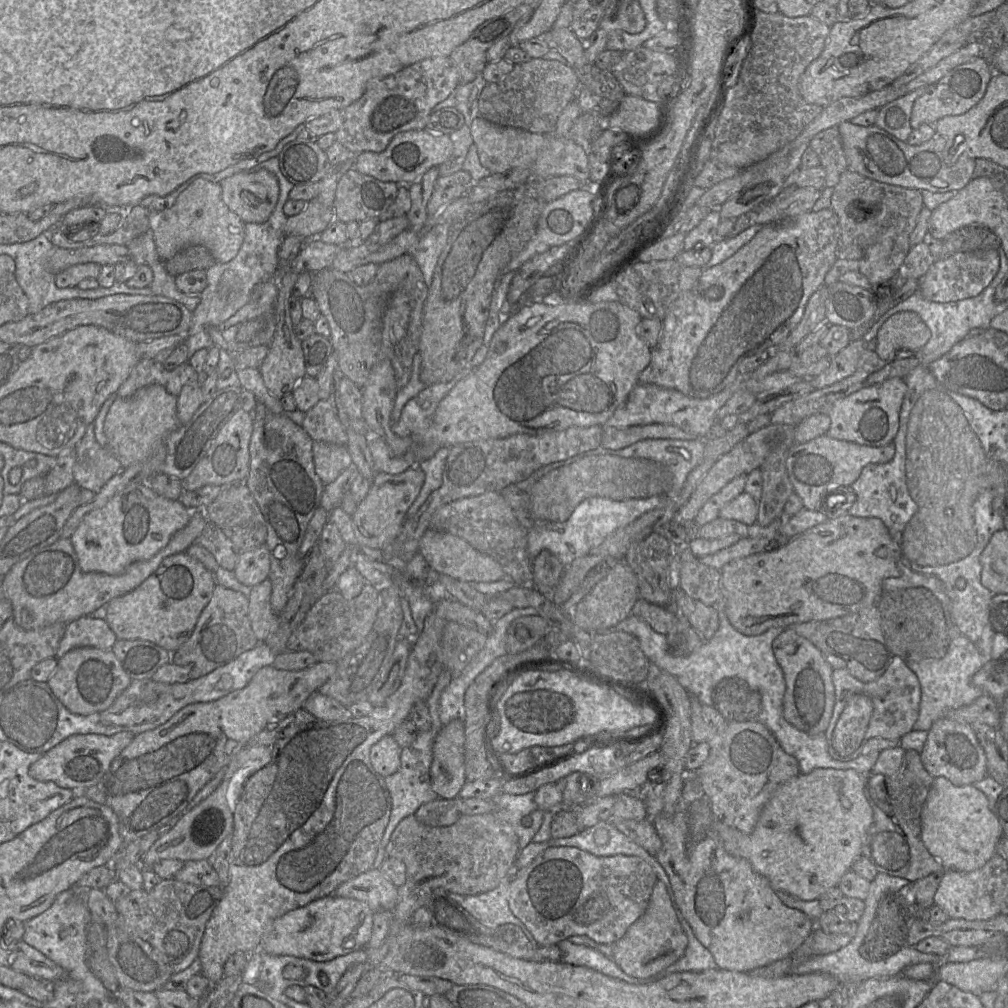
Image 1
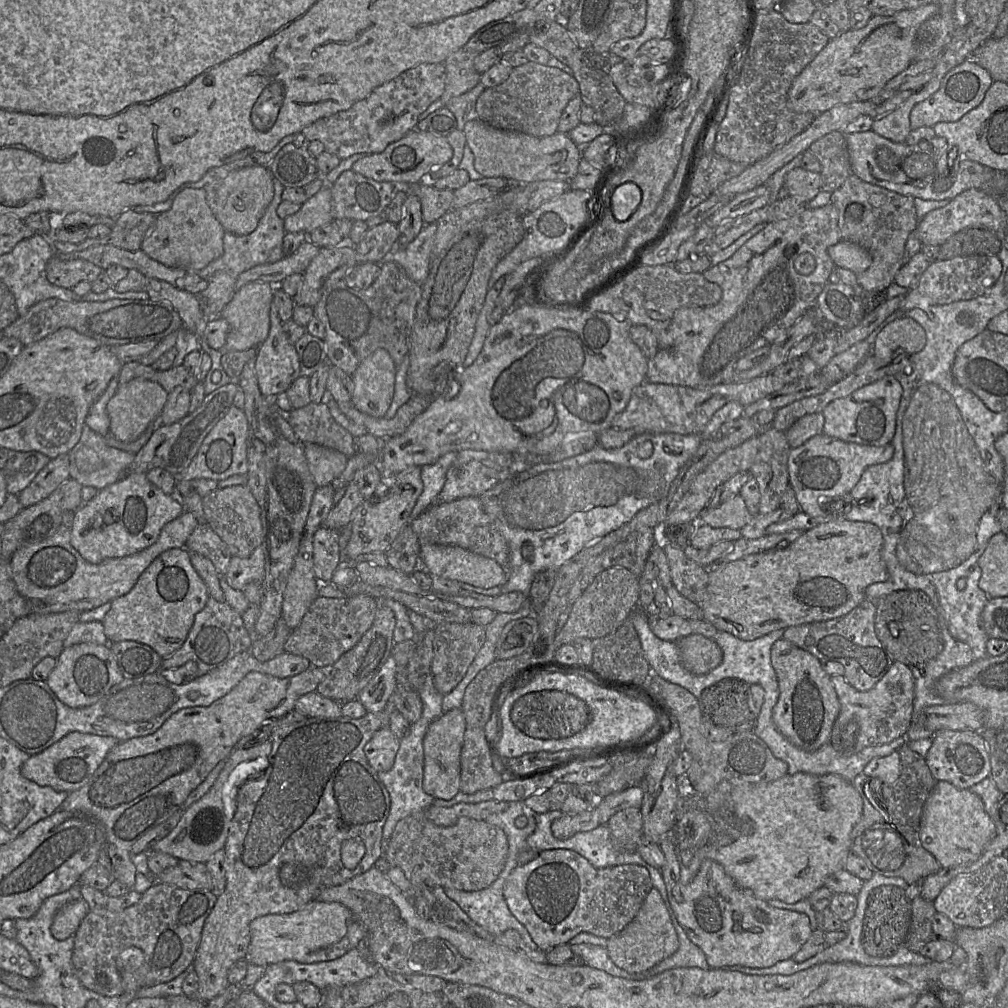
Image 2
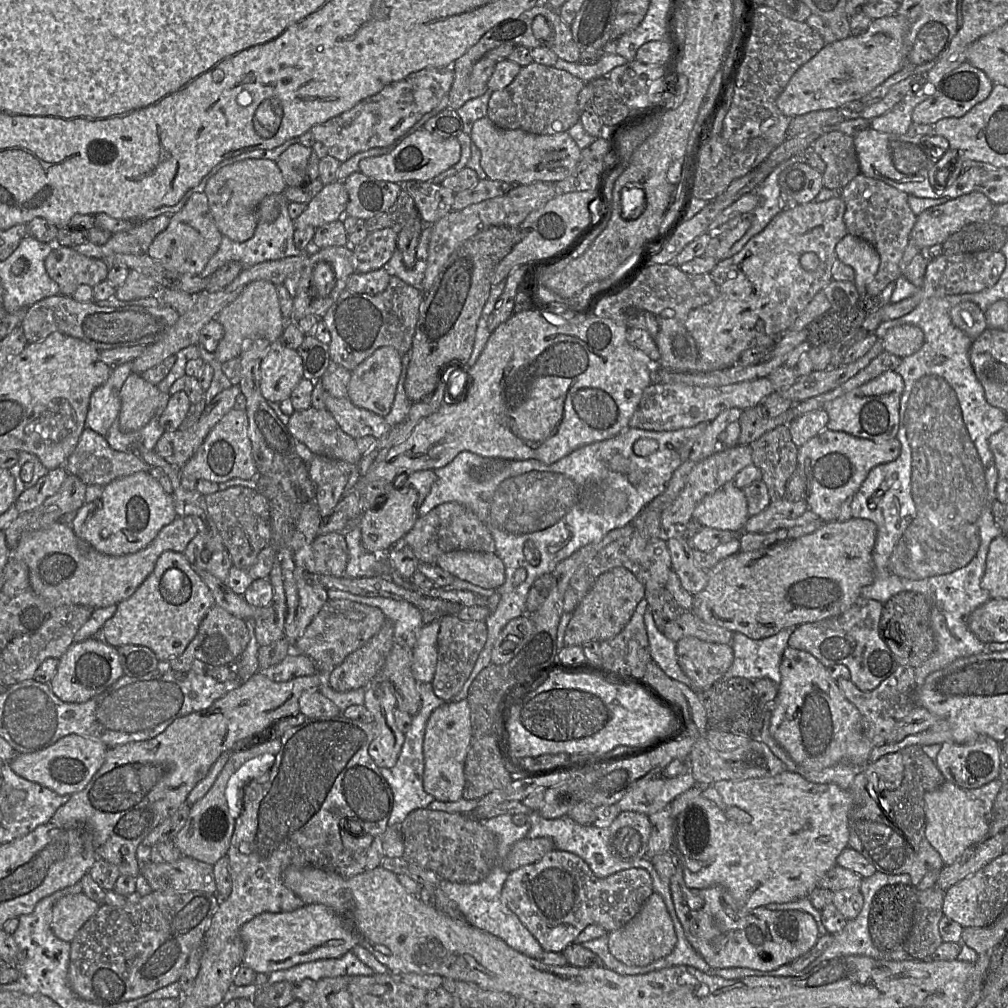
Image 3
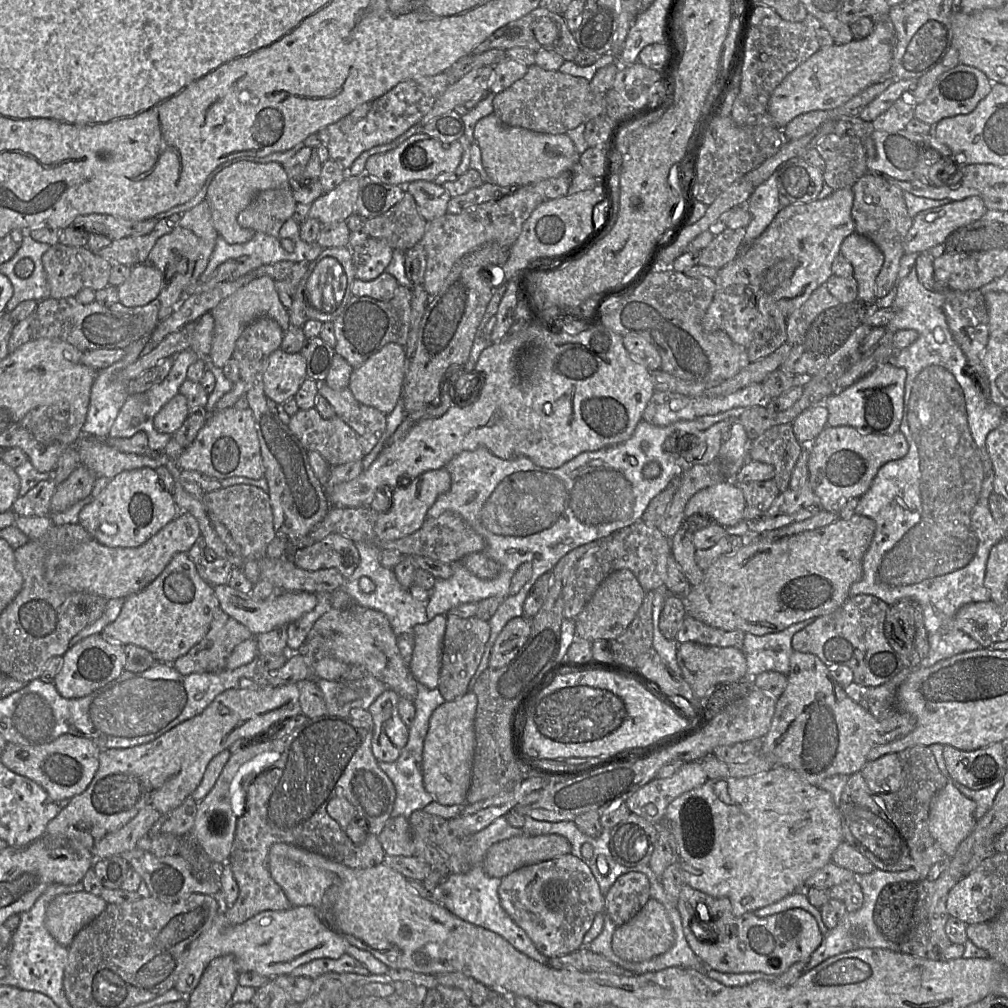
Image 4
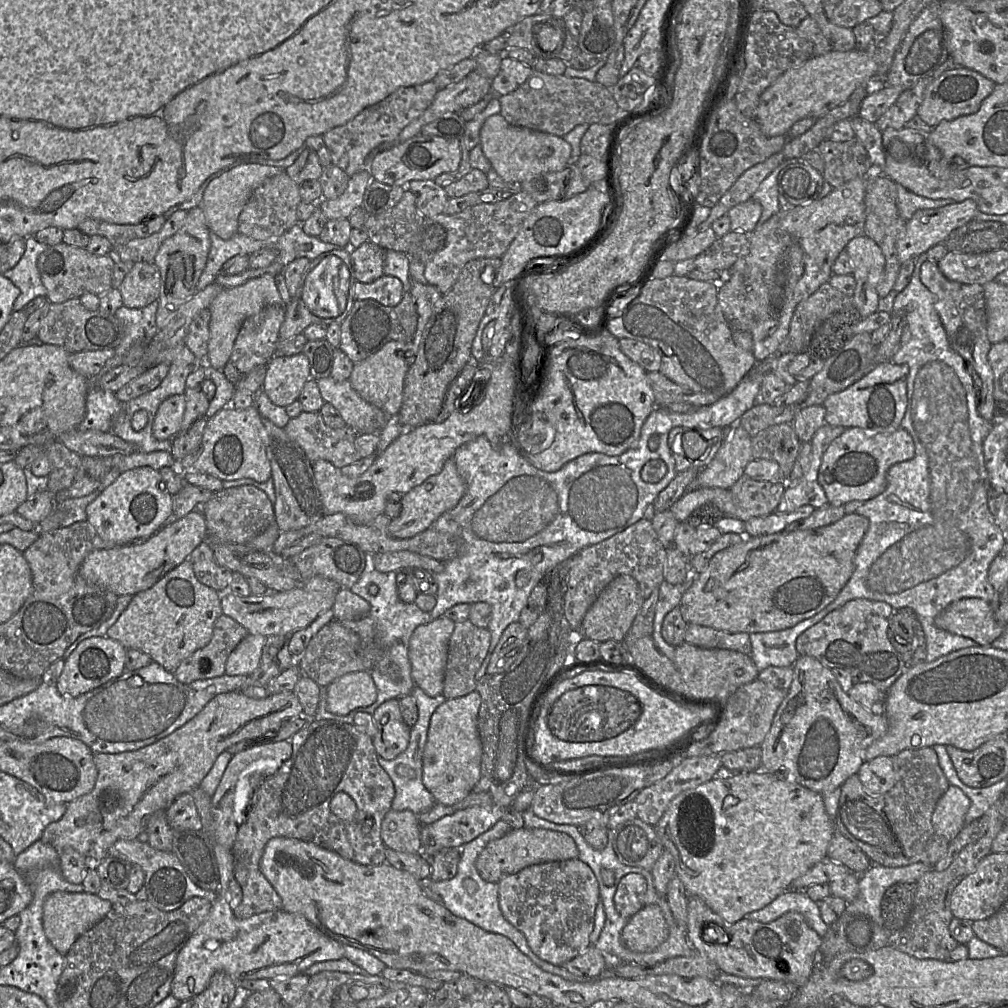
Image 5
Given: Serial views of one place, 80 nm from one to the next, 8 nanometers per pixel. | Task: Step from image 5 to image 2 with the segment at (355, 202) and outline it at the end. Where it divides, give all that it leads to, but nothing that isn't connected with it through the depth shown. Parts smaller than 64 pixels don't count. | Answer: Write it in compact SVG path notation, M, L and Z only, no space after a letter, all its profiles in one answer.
M324 186L313 197L302 204L294 215L284 219L286 233L304 232L310 234L315 229L333 222L334 210L330 186Z

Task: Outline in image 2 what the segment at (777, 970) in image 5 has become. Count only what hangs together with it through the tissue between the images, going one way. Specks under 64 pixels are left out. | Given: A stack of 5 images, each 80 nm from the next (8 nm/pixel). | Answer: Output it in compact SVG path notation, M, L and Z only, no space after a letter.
M673 830L670 836L660 841L665 855L661 872L666 886L672 890L668 895L675 915L686 931L689 939L700 947L706 955L711 968L741 965L750 968L768 968L784 961L794 960L799 951L809 941L815 929L805 913L771 906L767 901L758 899L750 890L739 887L718 862L705 859L695 877L688 883L680 883L681 866L673 843Z

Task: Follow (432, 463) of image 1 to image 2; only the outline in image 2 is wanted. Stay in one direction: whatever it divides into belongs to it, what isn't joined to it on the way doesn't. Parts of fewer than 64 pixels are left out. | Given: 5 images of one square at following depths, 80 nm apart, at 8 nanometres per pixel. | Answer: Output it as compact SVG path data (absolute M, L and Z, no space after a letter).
M449 452L441 456L434 464L421 467L423 491L412 510L411 519L415 519L426 509L432 507L445 484L447 470L455 460L457 453Z

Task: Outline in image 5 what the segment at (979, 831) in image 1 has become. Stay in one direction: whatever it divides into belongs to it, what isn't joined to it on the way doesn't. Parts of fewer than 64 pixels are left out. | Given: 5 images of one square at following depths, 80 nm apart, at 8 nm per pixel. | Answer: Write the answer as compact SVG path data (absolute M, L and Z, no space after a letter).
M949 786L938 800L932 815L936 833L949 842L964 828L965 815L970 808L970 799L957 787Z

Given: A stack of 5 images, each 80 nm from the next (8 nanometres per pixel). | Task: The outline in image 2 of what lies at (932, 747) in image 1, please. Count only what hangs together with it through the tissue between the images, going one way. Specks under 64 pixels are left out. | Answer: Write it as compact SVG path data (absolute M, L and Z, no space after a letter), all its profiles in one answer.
M939 730L933 734L932 740L925 759L937 781L947 781L959 788L969 789L990 777L990 754L980 731Z

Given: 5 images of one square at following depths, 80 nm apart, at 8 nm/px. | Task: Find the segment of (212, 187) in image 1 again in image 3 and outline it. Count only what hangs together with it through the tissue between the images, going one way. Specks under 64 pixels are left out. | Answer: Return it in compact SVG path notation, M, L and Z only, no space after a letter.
M204 192L193 193L181 210L171 216L167 228L154 238L147 254L160 262L167 271L183 275L199 275L217 252L222 237L223 235L217 228L211 215L207 195Z

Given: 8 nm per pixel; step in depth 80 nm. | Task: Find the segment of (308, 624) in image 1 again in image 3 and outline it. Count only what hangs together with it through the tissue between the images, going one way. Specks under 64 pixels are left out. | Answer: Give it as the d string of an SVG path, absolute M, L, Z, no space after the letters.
M329 598L303 635L291 645L292 651L308 656L322 670L332 670L376 635L386 619L378 607L346 599Z

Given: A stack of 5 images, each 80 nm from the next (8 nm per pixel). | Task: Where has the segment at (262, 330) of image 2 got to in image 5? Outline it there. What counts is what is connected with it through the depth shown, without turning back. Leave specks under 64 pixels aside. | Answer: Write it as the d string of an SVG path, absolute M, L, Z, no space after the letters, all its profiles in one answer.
M264 274L236 287L224 288L209 307L211 320L209 324L208 354L205 364L211 368L222 370L230 361L234 343L243 322L268 305L285 306L277 288L275 276L271 274Z

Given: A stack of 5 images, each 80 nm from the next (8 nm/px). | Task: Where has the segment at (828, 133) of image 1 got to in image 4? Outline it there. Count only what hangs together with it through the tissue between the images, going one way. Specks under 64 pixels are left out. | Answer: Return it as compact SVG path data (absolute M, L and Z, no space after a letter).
M828 134L815 149L825 161L824 182L834 191L852 187L868 172L868 157L861 139L856 136Z

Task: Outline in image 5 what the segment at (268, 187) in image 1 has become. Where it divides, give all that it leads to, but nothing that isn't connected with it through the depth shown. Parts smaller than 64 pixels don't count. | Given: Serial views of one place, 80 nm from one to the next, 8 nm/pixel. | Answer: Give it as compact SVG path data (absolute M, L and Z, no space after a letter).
M240 163L213 179L207 186L200 207L210 231L221 239L228 240L238 232L238 217L250 198L253 190L264 180L285 171L281 167L257 163Z

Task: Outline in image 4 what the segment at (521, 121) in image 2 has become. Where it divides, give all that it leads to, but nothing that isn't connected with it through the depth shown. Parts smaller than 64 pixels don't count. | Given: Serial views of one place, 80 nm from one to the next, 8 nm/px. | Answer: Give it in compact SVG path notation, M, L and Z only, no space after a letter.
M533 64L521 79L495 95L493 113L507 126L539 133L566 134L580 124L606 116L606 97L605 93L593 93L585 78L559 70L544 70Z

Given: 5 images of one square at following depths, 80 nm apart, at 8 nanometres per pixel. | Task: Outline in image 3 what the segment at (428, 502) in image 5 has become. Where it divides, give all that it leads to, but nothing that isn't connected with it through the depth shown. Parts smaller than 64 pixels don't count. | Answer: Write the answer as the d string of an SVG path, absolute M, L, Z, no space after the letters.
M420 470L407 473L407 482L401 488L395 487L394 482L387 484L384 504L379 508L364 511L358 518L363 548L368 552L388 551L404 538L420 517L419 508L436 479L434 470Z

